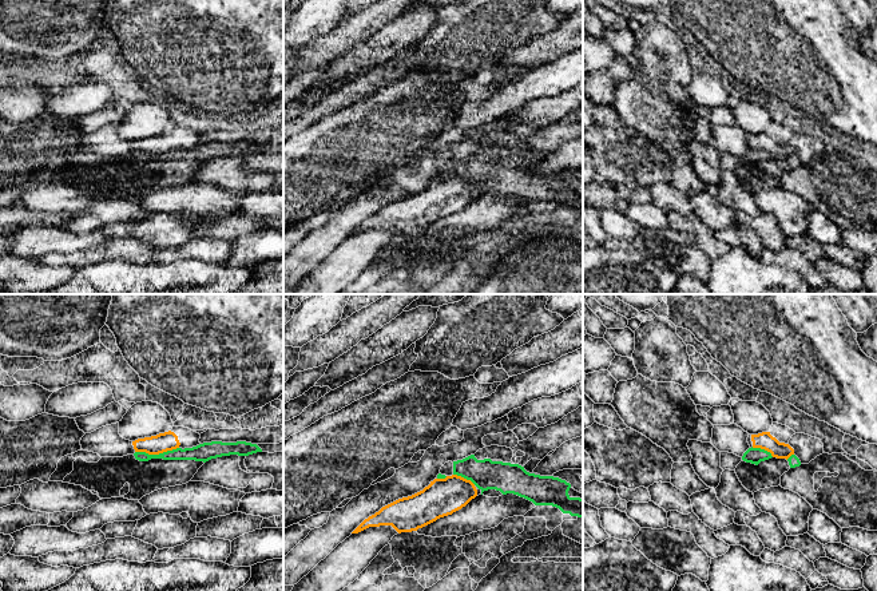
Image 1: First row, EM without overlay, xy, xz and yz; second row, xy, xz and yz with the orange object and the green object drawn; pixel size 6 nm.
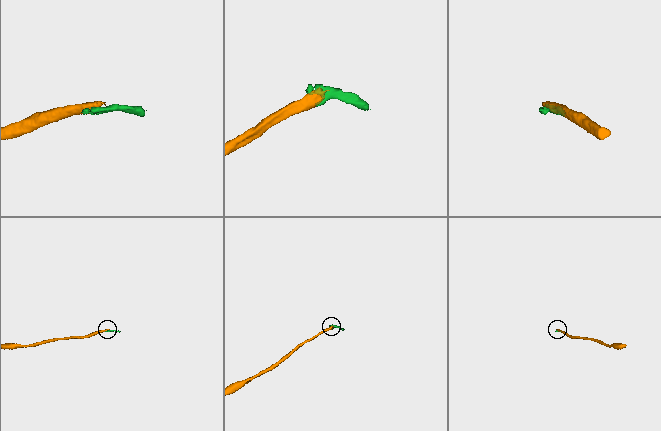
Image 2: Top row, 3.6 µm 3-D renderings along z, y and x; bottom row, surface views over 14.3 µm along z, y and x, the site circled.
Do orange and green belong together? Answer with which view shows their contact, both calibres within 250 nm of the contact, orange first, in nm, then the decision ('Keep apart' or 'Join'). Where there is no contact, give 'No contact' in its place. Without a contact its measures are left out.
Touches orange in xy. Thickness 120 nm (orange) against 90 nm. Keep apart

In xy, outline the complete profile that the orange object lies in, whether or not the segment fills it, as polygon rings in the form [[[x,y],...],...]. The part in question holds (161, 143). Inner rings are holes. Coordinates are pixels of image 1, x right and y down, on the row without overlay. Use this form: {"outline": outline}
{"outline": [[[172,127],[171,131],[156,136],[138,139],[132,142],[135,152],[146,152],[148,155],[159,155],[176,148],[193,148],[199,146],[201,135],[184,128]]]}

